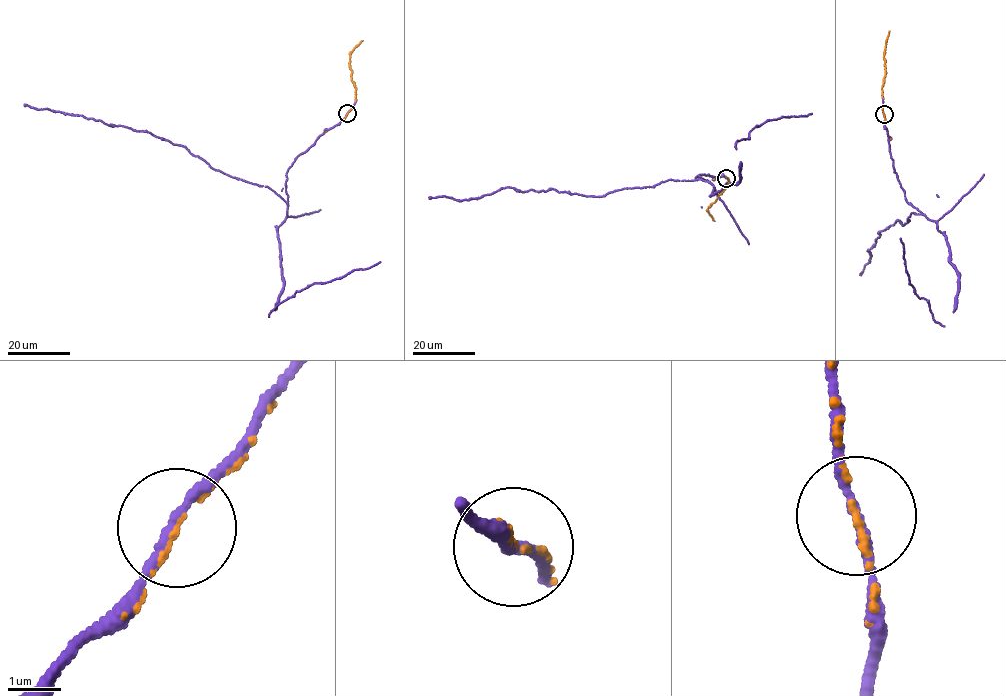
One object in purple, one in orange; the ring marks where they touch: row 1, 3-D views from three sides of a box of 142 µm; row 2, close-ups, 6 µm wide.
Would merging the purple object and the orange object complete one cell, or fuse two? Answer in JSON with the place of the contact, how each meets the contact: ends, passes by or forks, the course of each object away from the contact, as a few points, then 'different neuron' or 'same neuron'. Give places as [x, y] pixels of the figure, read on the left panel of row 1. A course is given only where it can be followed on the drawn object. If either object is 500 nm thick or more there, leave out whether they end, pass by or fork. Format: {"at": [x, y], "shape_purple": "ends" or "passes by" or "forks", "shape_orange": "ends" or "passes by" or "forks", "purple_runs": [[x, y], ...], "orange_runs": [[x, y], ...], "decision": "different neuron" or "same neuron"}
{"at": [347, 113], "shape_purple": "passes by", "shape_orange": "ends", "purple_runs": [[347, 113], [295, 159], [286, 176], [287, 202], [267, 186], [212, 169], [183, 146], [150, 132], [23, 104]], "orange_runs": [[347, 113], [356, 100], [349, 54], [362, 40]], "decision": "same neuron"}

